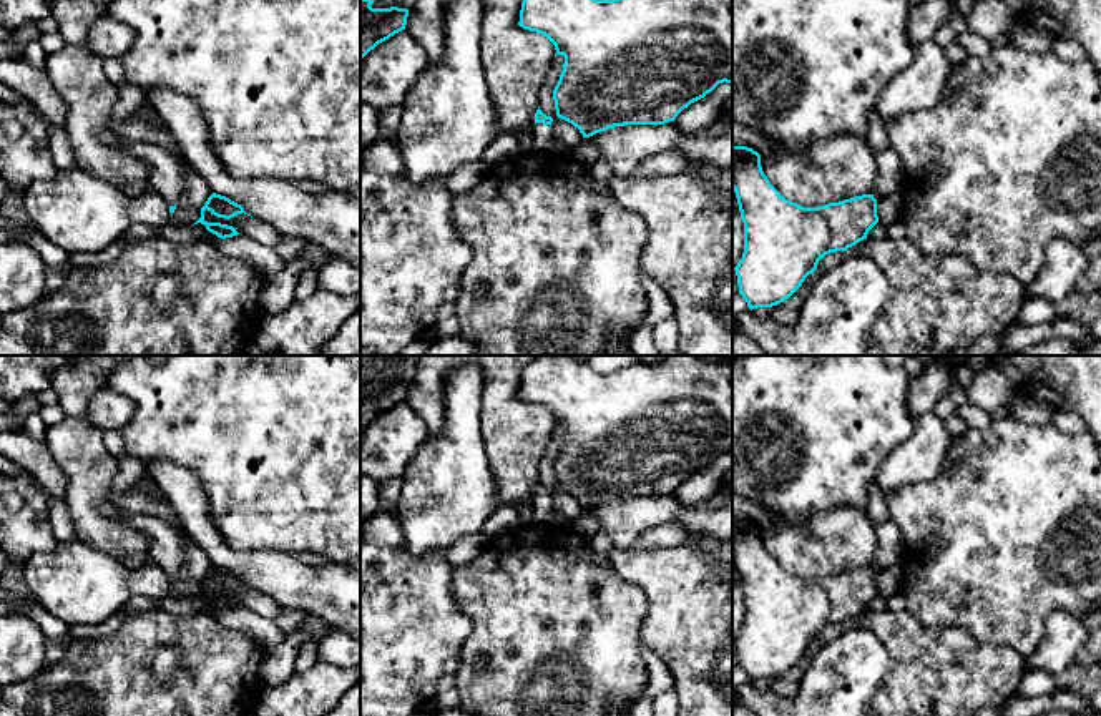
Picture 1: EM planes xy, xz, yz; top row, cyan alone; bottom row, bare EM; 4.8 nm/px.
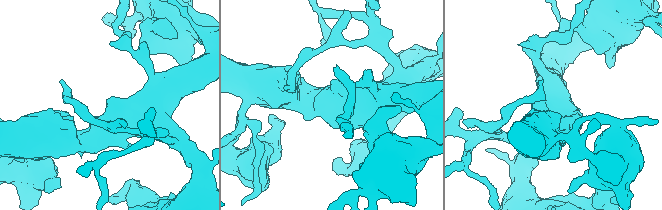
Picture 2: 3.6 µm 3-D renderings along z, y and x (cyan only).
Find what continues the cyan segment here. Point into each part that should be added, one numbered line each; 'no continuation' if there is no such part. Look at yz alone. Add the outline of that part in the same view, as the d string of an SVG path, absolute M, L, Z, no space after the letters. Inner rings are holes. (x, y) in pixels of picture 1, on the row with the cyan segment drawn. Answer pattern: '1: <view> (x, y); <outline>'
1: yz (889, 181); M888 145L885 150L875 154L877 159L877 179L872 188L875 199L885 199L898 196L903 184L903 161L898 153Z

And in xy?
1: xy (168, 170); M125 140L125 145L149 168L151 189L159 193L169 206L174 206L184 191L188 163L153 143Z

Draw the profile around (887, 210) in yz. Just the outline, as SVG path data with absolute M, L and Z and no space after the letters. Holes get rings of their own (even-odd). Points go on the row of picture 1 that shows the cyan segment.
M890 196L885 199L877 199L877 216L878 216L878 223L882 223L883 226L888 226L895 221L898 221L898 214L900 214L900 198L898 196Z

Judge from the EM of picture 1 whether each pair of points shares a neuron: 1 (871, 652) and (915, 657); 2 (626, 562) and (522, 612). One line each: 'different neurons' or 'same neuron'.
1: different neurons
2: different neurons

